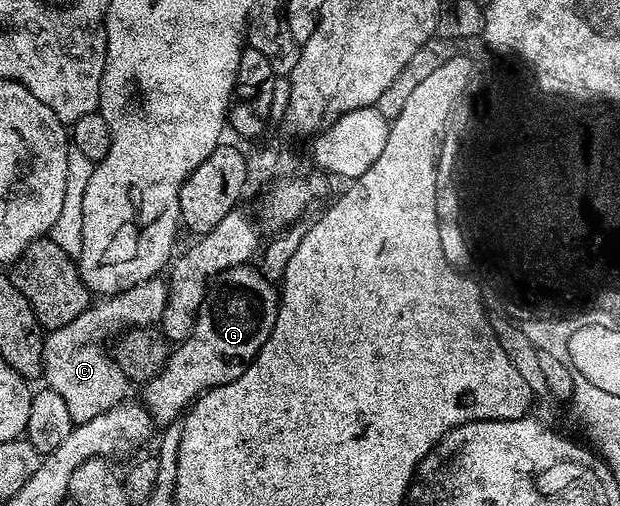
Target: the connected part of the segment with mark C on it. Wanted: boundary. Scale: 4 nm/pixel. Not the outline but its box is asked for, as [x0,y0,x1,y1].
[42,277,167,425]

